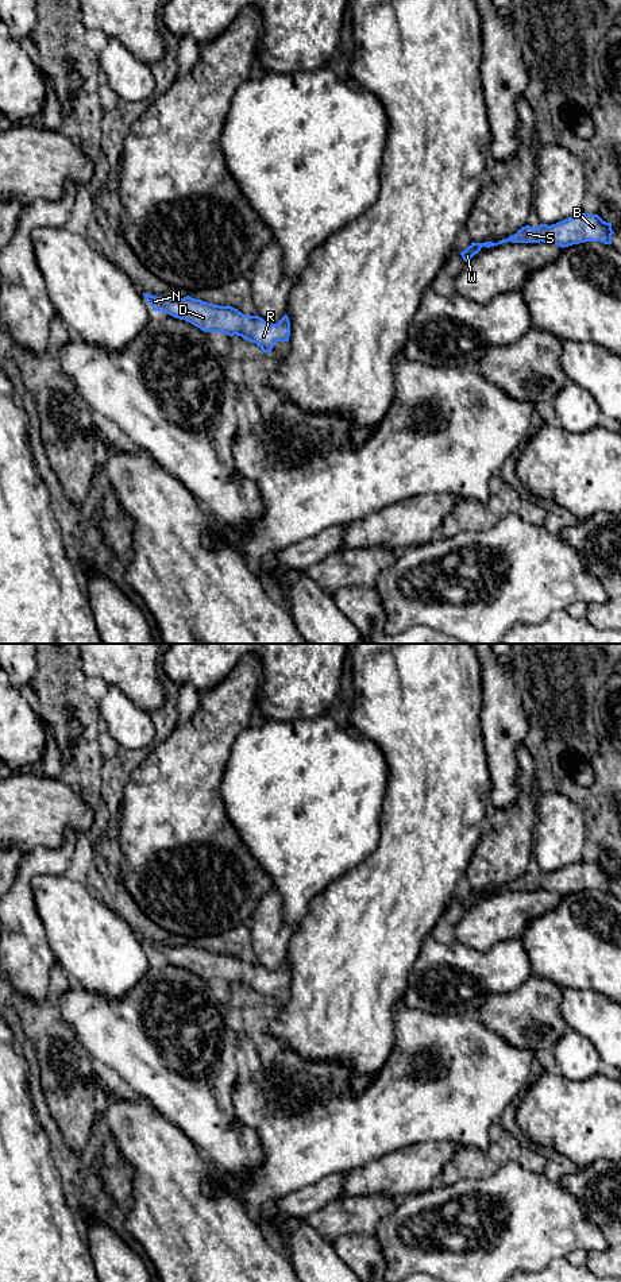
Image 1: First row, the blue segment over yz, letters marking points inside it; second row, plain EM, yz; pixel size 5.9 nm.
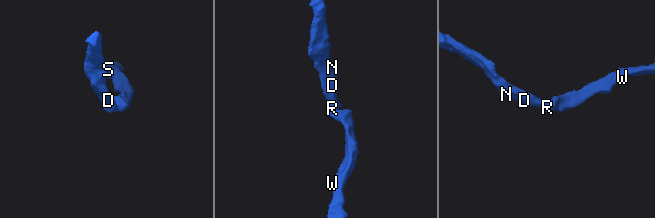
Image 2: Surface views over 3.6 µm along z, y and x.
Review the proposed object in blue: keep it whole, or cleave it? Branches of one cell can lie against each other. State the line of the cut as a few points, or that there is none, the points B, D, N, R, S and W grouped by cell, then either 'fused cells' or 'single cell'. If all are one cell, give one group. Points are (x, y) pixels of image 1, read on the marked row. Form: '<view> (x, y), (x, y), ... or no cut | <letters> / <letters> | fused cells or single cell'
no cut | B D N R S W | single cell

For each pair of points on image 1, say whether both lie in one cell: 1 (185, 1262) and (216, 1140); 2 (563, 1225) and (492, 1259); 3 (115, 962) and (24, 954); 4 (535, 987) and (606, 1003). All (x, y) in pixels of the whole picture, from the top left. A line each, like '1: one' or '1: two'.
1: one
2: one
3: two
4: two

